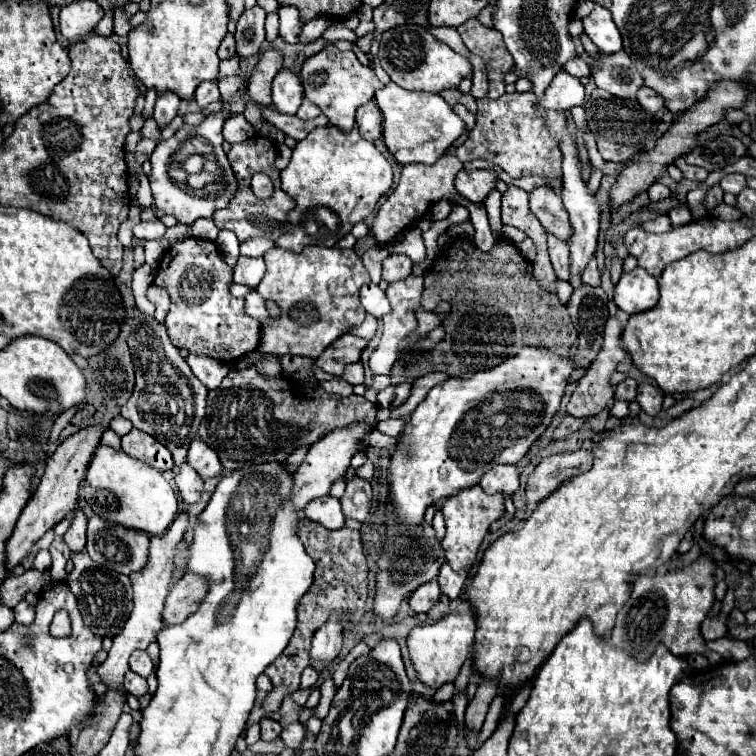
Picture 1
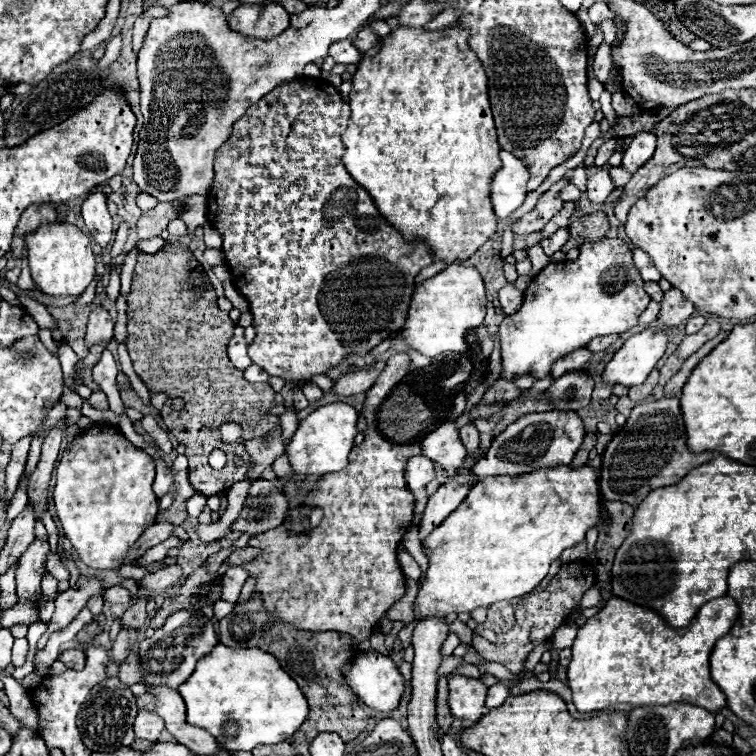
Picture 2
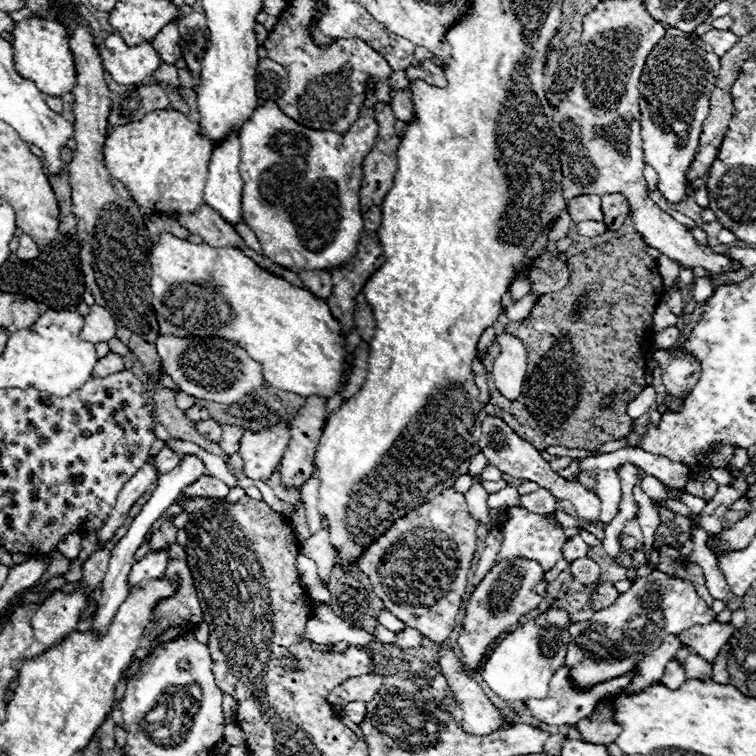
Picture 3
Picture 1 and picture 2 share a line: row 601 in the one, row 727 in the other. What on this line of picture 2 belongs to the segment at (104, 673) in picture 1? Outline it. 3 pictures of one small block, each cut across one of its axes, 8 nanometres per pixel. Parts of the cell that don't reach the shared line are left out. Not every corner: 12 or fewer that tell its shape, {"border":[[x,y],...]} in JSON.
{"border":[[140,710],[134,722],[136,738],[156,742],[164,720]]}

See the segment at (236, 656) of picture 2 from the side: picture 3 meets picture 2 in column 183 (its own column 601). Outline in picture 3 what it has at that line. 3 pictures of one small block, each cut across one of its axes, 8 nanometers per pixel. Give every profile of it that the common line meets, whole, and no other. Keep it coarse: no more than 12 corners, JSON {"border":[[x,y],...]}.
{"border":[[562,666],[544,700],[526,702],[546,724],[574,726],[606,694],[616,694],[632,672],[578,692]]}

